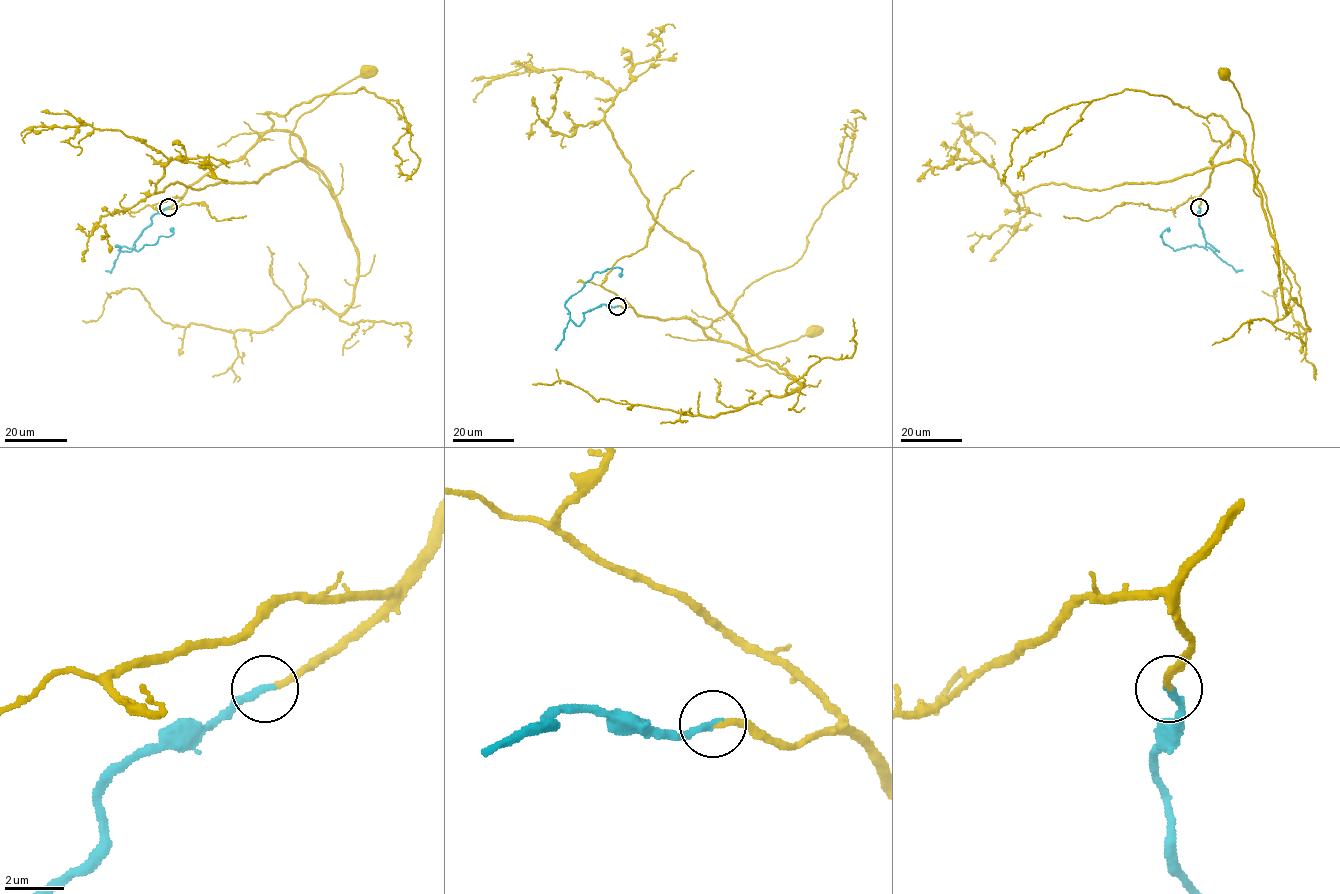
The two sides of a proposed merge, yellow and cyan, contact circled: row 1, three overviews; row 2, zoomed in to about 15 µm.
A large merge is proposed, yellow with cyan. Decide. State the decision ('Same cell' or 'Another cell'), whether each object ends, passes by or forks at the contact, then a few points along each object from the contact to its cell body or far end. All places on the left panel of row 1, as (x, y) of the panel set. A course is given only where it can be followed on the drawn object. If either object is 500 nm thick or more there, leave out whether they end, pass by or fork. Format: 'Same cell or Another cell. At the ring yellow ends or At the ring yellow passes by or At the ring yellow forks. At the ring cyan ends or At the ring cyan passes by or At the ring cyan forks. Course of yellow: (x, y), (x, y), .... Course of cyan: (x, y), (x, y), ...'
Same cell. At the ring yellow ends. At the ring cyan ends. Course of yellow: (168, 207), (266, 133), (287, 130), (326, 179), (350, 236), (290, 133), (366, 71). Course of cyan: (168, 207), (152, 216), (130, 251), (115, 246), (138, 251), (161, 236), (170, 237), (171, 230)

